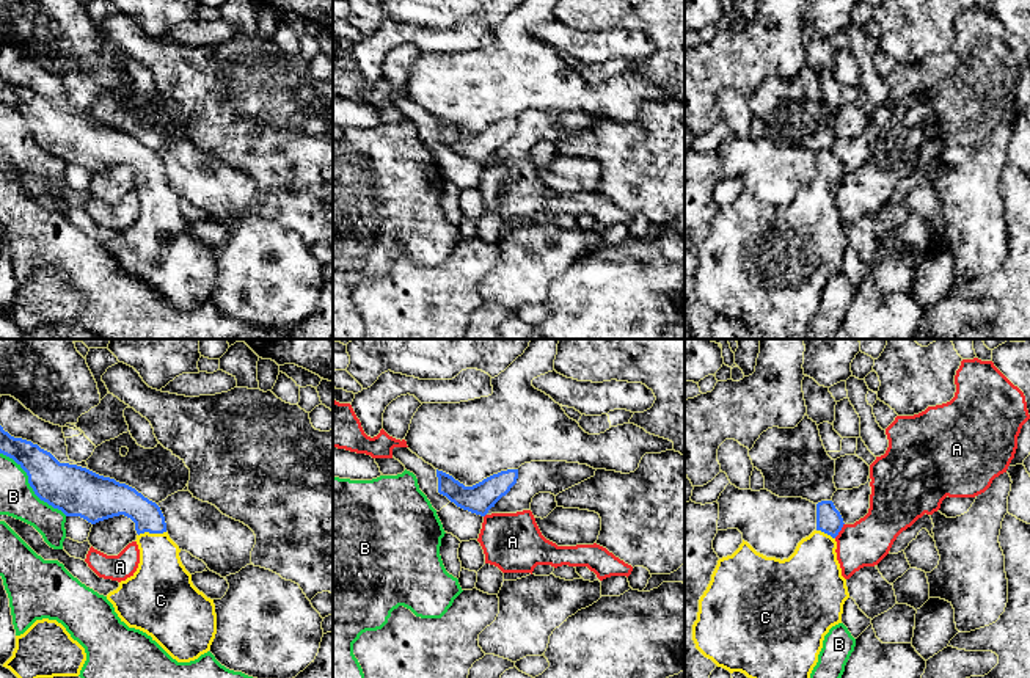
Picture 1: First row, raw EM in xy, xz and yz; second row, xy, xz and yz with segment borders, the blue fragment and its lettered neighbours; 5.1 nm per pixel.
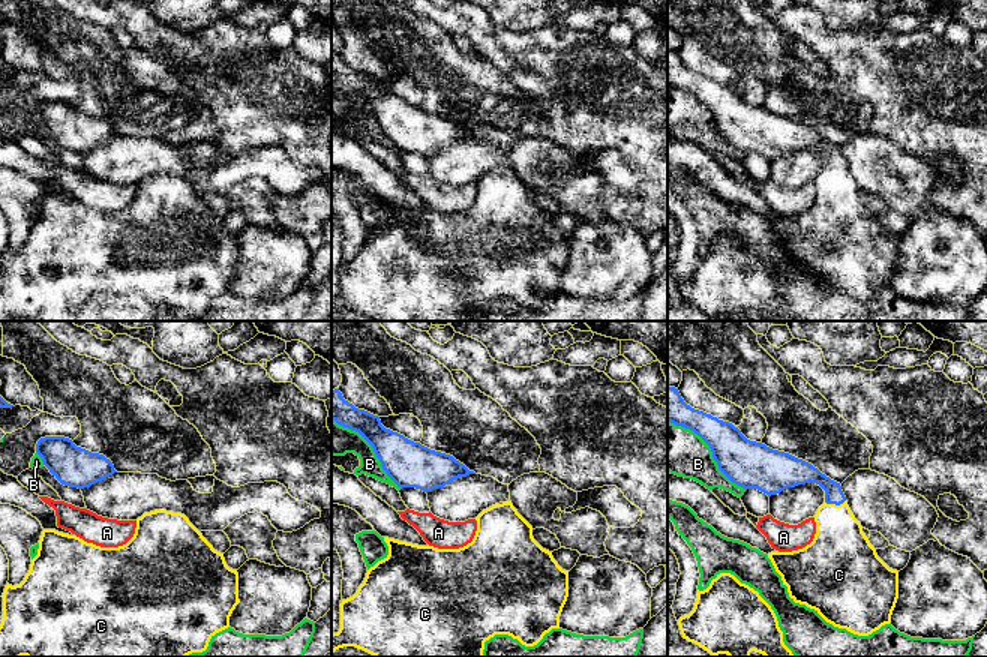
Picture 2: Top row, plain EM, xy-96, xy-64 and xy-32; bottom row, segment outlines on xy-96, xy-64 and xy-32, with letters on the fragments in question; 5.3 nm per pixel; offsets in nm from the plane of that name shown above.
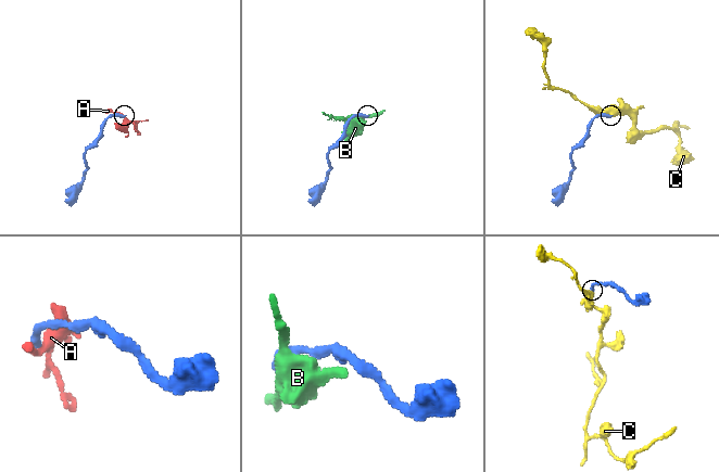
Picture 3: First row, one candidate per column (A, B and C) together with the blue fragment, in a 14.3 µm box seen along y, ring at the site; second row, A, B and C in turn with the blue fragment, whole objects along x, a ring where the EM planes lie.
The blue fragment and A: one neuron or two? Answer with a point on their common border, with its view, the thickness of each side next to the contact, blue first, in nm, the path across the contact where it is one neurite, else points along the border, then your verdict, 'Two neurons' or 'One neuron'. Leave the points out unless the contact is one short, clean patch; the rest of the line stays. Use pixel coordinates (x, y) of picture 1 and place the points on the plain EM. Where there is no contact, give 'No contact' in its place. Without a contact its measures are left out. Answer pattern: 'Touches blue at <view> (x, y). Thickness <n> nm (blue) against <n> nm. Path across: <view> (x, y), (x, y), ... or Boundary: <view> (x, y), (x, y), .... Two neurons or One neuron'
Touches blue at yz (840, 178). Thickness 130 nm (blue) against 240 nm. Boundary: yz (843, 171), (834, 185). Two neurons

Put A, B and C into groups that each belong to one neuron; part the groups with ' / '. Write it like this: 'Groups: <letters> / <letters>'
Groups: A / B / C

